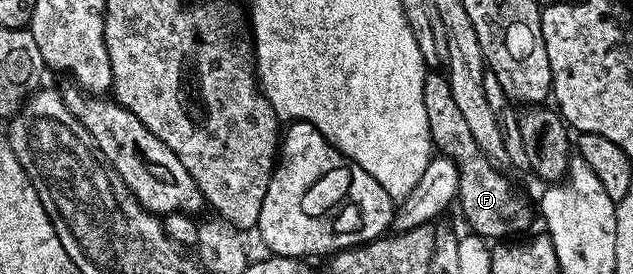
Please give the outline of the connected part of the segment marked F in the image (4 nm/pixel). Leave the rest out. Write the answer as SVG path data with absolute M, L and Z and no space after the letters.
M440 72L427 73L424 83L424 106L429 132L435 149L451 159L459 174L457 201L473 233L487 240L502 240L510 232L526 229L530 214L525 202L514 192L497 165L487 157L468 130L464 116L452 97L449 79Z

